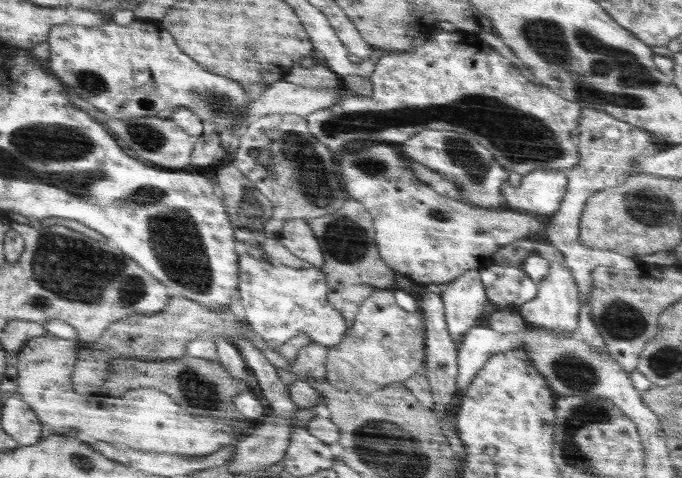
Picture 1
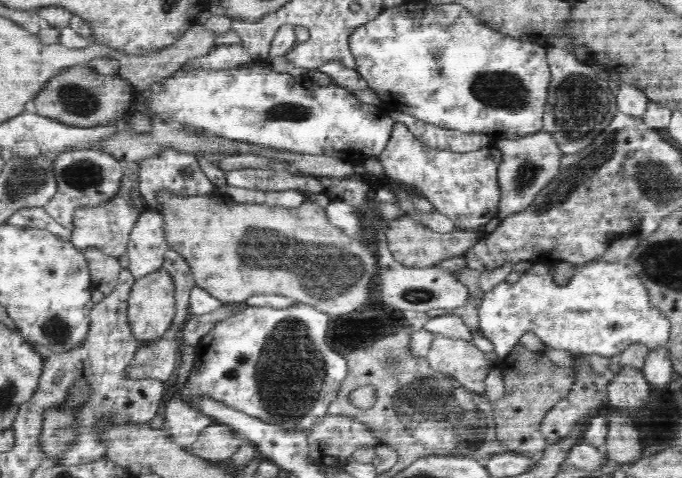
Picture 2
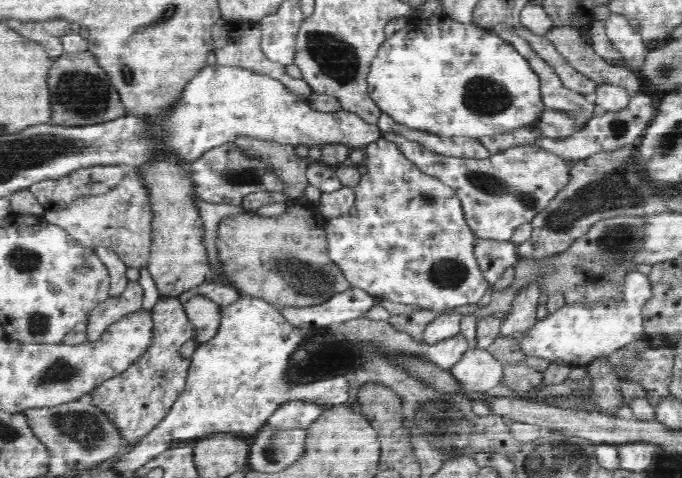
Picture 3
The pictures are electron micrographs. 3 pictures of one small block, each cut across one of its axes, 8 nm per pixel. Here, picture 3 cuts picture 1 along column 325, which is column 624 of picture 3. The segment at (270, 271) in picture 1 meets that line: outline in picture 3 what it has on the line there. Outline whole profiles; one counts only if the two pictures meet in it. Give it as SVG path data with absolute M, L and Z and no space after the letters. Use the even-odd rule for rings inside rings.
M628 272L624 276L621 299L612 306L584 306L572 304L564 306L543 320L537 320L532 328L523 332L519 345L524 354L545 358L551 363L569 367L587 366L596 357L607 356L634 341L645 340L644 306L652 296L652 285L647 275Z

